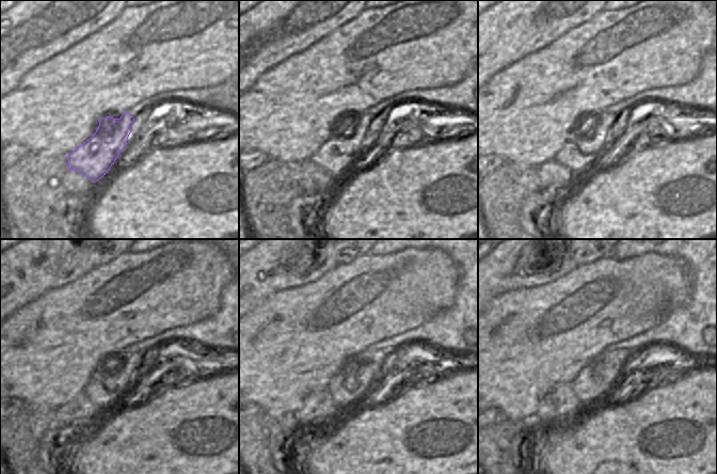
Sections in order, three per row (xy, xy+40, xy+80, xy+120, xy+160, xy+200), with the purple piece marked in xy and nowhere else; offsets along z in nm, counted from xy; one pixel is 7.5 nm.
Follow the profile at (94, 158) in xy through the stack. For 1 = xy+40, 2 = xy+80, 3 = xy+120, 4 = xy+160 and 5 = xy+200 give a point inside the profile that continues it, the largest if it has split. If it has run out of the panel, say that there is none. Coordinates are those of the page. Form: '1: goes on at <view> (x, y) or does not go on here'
1: goes on at xy+40 (351, 137)
2: goes on at xy+80 (584, 145)
3: goes on at xy+120 (108, 383)
4: goes on at xy+160 (357, 377)
5: goes on at xy+200 (595, 379)

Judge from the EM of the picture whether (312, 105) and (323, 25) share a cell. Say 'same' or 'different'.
different

